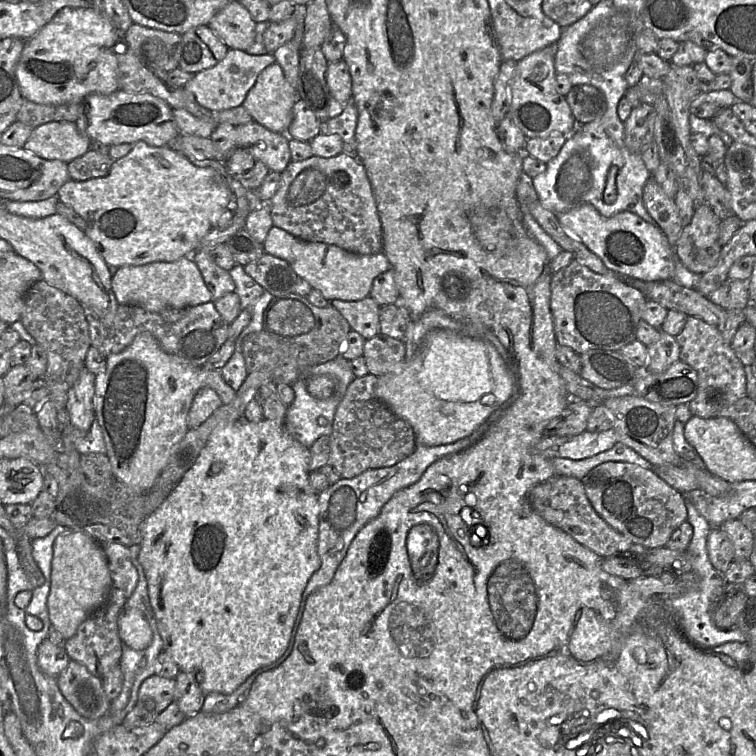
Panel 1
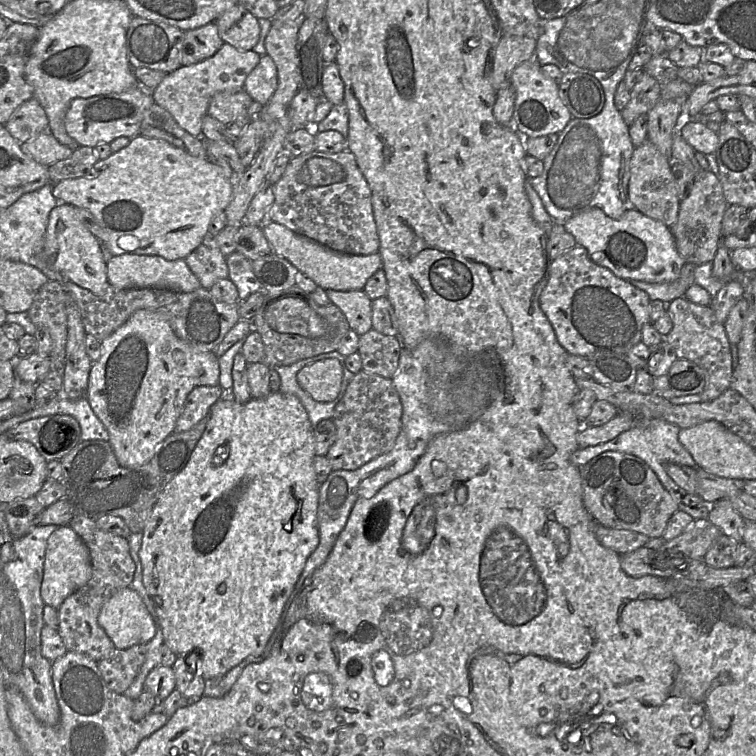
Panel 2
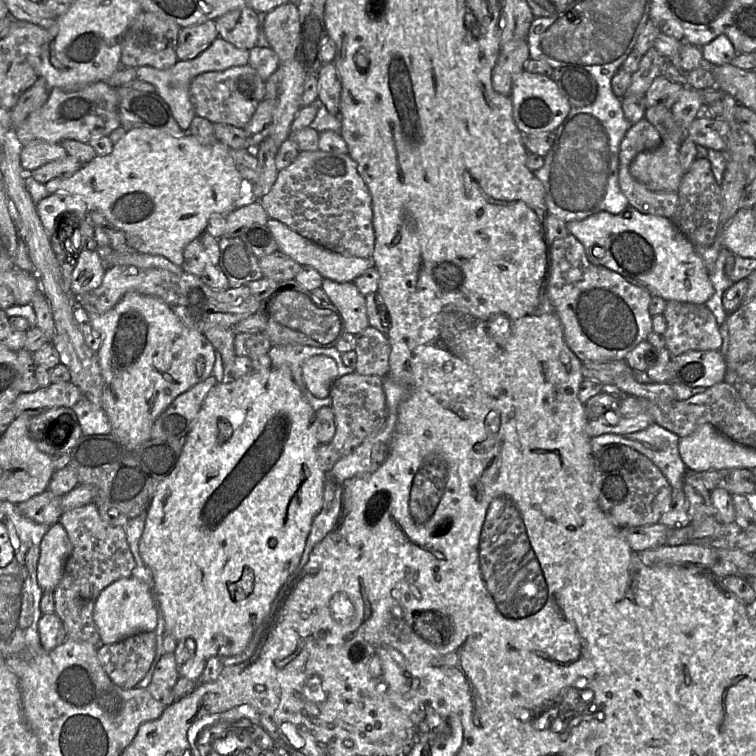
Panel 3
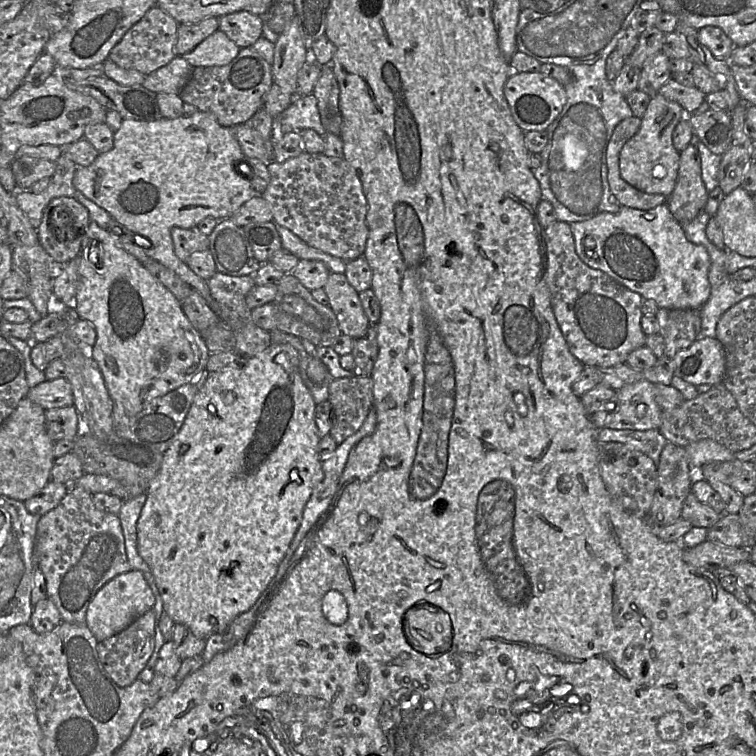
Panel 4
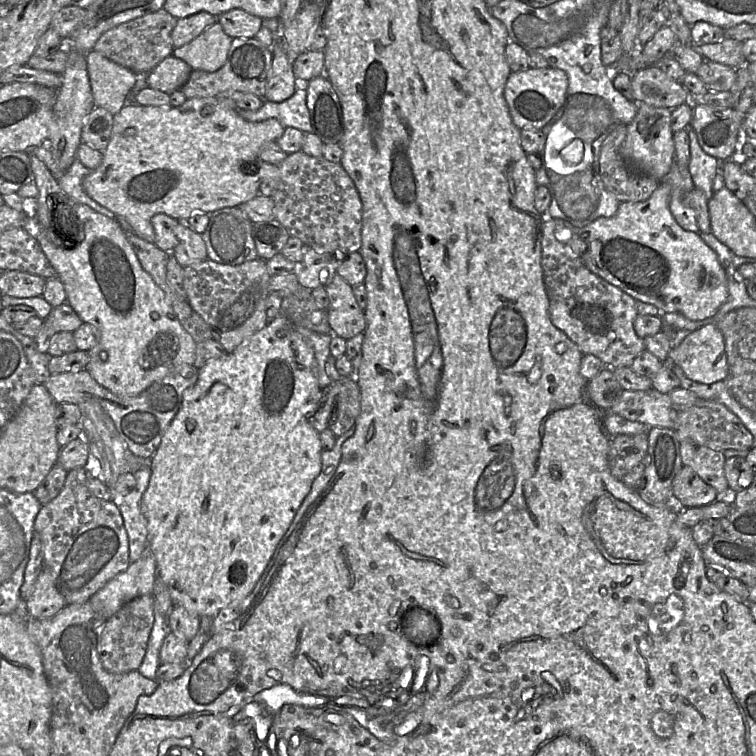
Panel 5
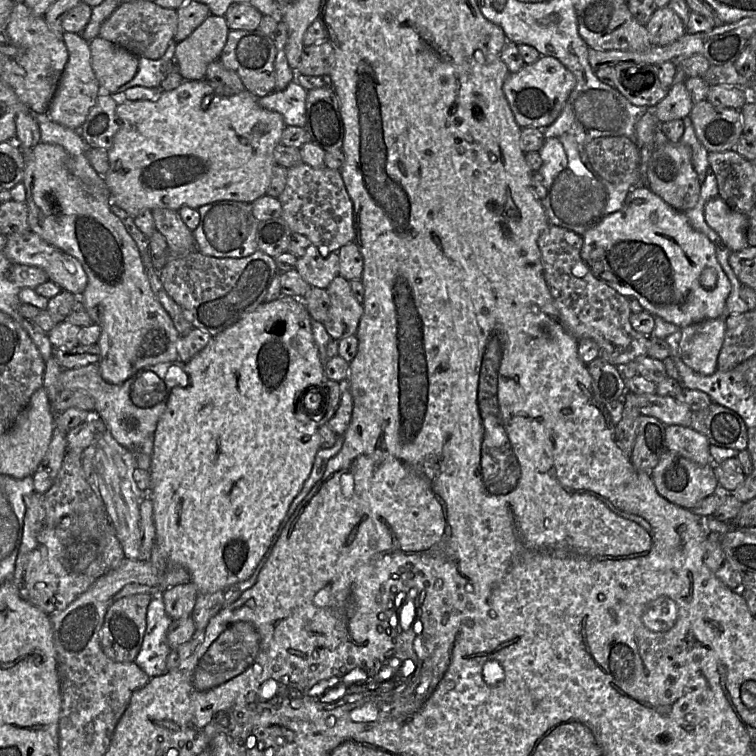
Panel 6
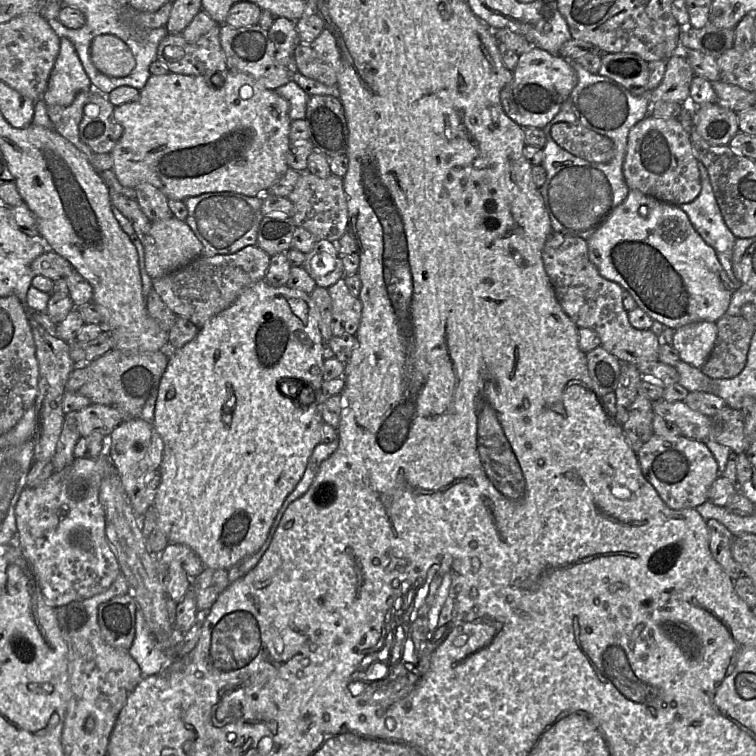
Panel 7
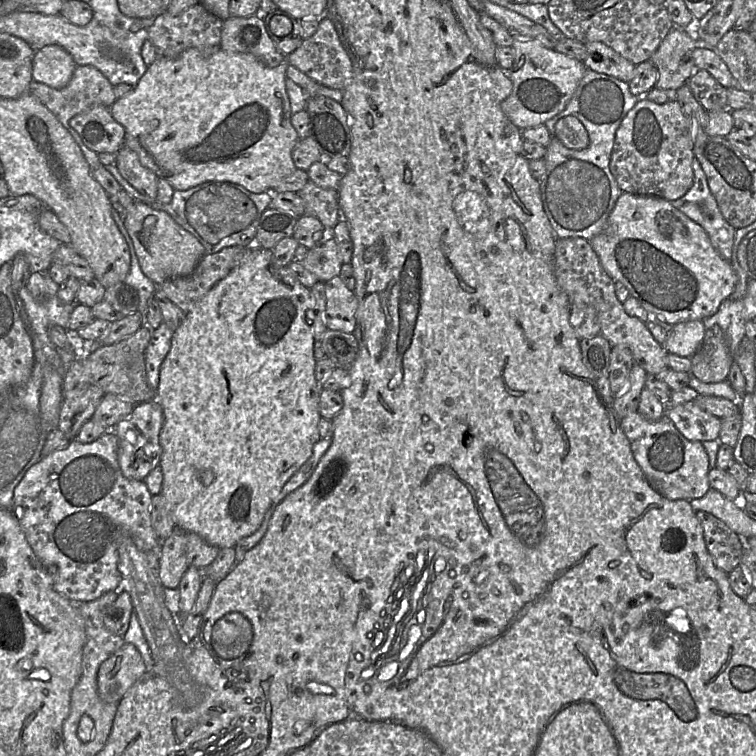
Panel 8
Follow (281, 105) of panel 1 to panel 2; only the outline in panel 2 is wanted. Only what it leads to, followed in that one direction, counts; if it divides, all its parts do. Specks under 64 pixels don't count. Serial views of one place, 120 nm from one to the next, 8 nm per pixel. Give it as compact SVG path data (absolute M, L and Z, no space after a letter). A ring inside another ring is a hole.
M264 54L257 66L247 76L244 90L255 102L265 106L275 93L277 86L276 65L268 54Z

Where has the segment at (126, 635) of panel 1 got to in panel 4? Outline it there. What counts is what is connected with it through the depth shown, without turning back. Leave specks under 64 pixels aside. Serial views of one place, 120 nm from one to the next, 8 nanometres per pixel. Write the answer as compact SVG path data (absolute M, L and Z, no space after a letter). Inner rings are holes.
M129 570L109 580L98 590L86 612L86 625L98 642L127 628L136 618L153 609L156 599L143 573Z

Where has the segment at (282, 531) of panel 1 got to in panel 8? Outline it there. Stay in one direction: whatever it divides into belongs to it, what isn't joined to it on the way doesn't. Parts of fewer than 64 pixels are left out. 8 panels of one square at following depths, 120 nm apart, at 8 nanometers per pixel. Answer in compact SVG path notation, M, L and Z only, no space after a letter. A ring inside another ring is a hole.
M252 245L247 247L242 261L186 313L183 322L173 332L170 350L160 366L156 400L163 411L159 434L162 448L159 466L163 475L161 494L171 511L175 526L198 534L220 549L234 547L240 539L253 534L260 527L272 500L311 456L314 445L321 439L318 424L321 419L319 401L322 390L321 384L315 379L315 340L309 322L313 313L314 299L310 289L294 277L288 265L273 265L271 249Z

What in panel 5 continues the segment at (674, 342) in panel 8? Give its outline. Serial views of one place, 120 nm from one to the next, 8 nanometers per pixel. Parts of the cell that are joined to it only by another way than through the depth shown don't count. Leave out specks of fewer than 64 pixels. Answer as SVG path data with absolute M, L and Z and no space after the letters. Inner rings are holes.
M716 323L691 331L670 356L689 379L699 383L724 380L728 373L725 340Z

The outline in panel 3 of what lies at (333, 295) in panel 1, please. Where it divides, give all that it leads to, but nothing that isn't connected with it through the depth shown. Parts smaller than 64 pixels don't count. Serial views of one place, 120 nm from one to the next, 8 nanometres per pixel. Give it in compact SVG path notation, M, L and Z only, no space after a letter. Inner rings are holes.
M269 218L266 225L271 231L280 252L284 253L301 266L311 266L323 279L330 279L338 283L354 282L354 280L362 275L368 268L373 267L371 258L344 256L330 251L299 235L276 219Z

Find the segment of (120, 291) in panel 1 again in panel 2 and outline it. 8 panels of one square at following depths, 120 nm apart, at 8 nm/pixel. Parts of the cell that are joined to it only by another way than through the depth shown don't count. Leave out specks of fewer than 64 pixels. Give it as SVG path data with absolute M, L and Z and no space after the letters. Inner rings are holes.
M123 254L113 256L107 263L109 283L117 289L160 288L177 292L192 292L201 287L185 259L167 260L158 255Z

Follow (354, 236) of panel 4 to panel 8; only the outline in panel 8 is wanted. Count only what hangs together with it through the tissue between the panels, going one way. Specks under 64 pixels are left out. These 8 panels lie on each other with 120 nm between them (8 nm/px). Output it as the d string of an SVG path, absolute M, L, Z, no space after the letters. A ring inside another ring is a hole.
M309 179L297 194L304 201L304 215L316 217L328 231L341 219L338 190L321 188Z

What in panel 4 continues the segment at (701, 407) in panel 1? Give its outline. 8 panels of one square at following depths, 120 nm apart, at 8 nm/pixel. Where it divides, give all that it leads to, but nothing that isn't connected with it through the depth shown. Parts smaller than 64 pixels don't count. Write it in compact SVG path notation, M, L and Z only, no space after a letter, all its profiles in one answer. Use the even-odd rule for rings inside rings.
M660 308L655 315L659 322L659 334L665 342L667 357L672 359L677 352L688 348L700 338L699 310Z

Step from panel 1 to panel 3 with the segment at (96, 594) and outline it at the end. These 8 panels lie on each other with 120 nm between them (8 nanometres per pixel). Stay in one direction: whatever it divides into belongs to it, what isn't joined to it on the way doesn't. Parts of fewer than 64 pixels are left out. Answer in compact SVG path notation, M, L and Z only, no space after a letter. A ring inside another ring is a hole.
M56 522L50 525L40 544L40 556L37 566L37 582L42 591L53 592L62 579L64 567L72 552L72 544L64 527Z

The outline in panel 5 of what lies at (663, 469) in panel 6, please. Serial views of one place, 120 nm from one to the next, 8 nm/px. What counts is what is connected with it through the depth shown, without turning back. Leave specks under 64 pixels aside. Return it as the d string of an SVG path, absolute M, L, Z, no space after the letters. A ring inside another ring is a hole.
M685 465L673 479L672 491L680 506L687 508L706 506L717 499L716 490Z

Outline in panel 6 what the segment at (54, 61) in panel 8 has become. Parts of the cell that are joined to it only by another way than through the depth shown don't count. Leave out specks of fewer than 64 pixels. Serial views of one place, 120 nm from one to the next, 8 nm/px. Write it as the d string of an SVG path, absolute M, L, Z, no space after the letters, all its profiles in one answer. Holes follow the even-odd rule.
M64 32L62 39L68 51L68 60L47 114L53 122L79 131L102 91L92 69L89 42L81 34L70 32Z

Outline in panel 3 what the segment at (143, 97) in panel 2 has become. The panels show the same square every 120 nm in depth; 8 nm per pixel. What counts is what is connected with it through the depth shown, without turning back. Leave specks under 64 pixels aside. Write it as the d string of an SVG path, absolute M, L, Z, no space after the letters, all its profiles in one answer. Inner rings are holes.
M104 82L87 84L74 90L53 88L45 104L14 129L14 135L22 145L34 141L61 143L66 139L89 143L94 138L108 136L121 126L118 104L116 88Z

